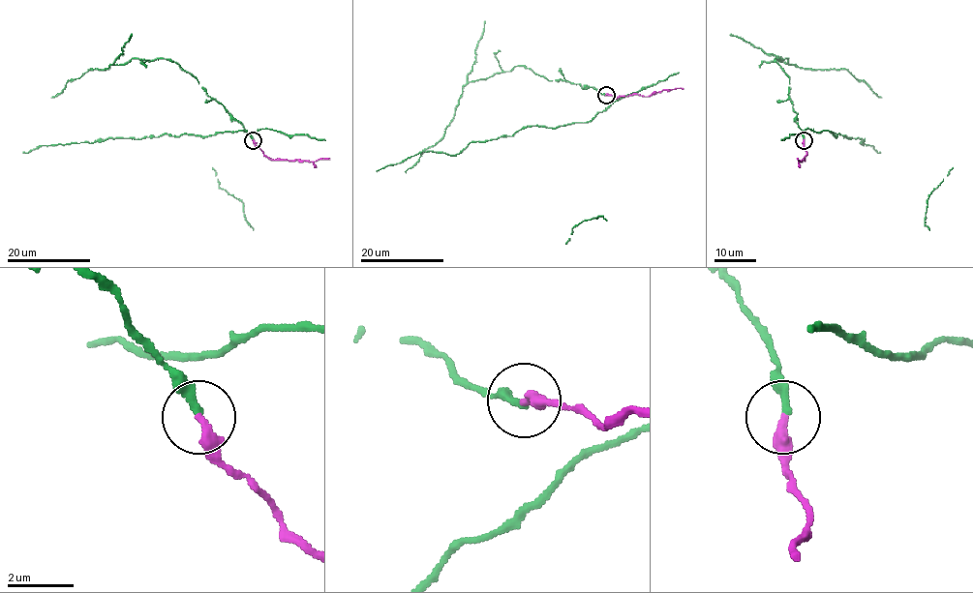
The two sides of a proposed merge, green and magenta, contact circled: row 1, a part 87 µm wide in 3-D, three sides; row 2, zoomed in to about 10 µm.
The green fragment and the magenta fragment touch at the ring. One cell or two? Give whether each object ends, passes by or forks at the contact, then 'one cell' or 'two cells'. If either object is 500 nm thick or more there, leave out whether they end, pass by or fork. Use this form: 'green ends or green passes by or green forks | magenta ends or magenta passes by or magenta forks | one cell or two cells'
green ends | magenta ends | one cell

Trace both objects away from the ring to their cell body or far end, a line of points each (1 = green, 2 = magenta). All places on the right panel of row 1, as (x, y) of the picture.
1: (803, 139), (788, 94), (789, 78), (775, 59), (787, 59), (790, 65), (806, 69), (846, 69), (880, 98)
2: (803, 140), (805, 160), (799, 161), (798, 158)

